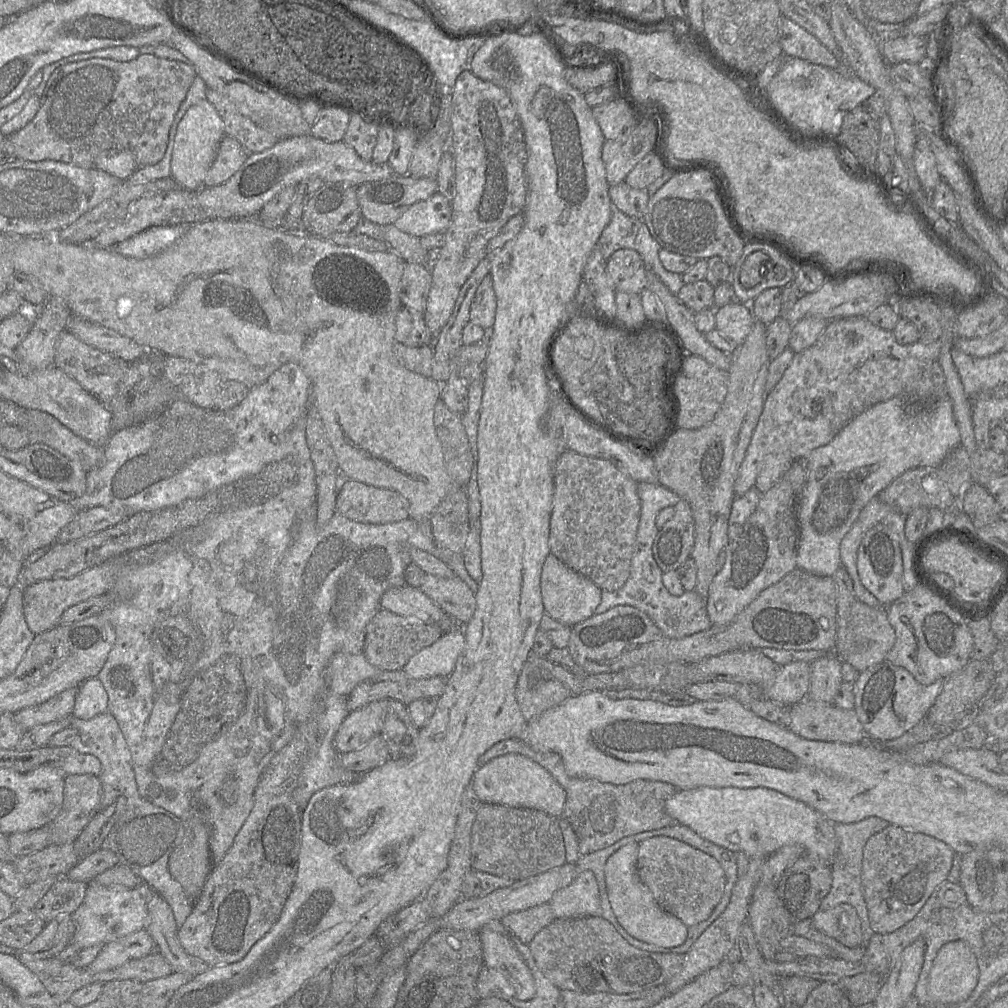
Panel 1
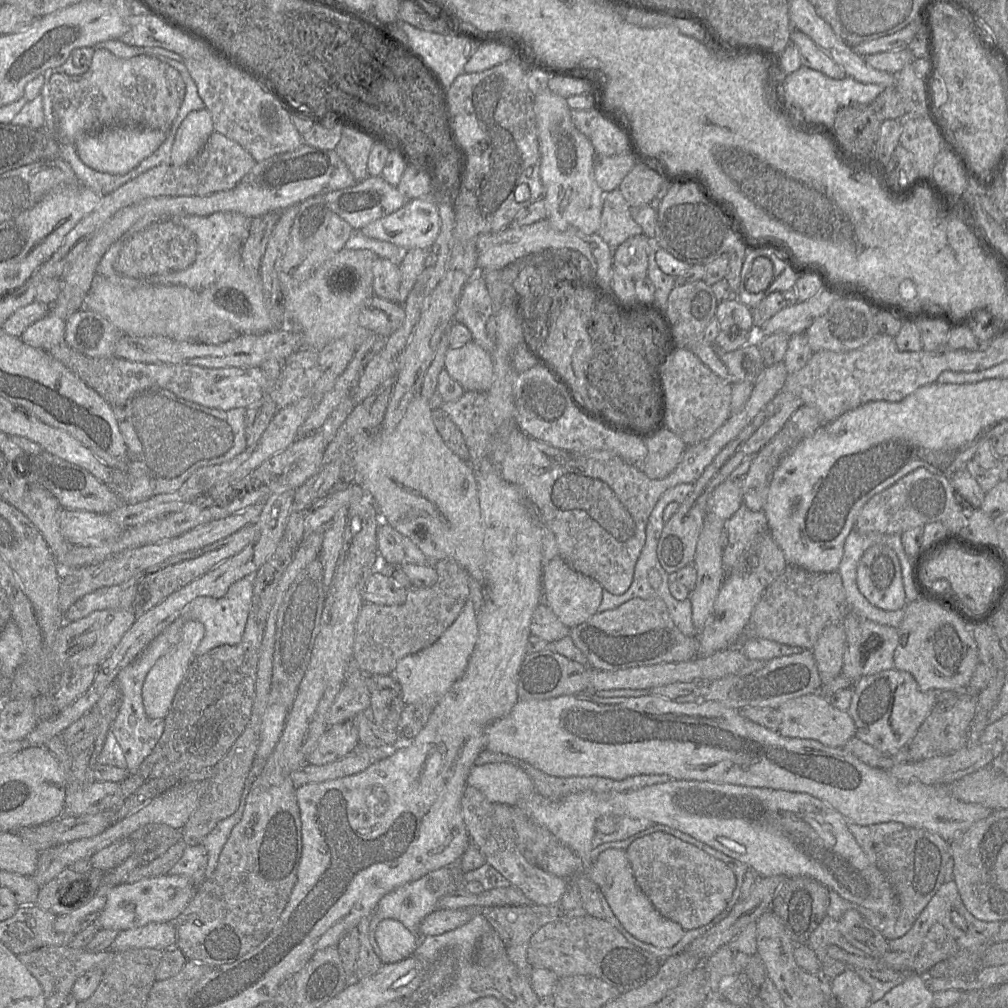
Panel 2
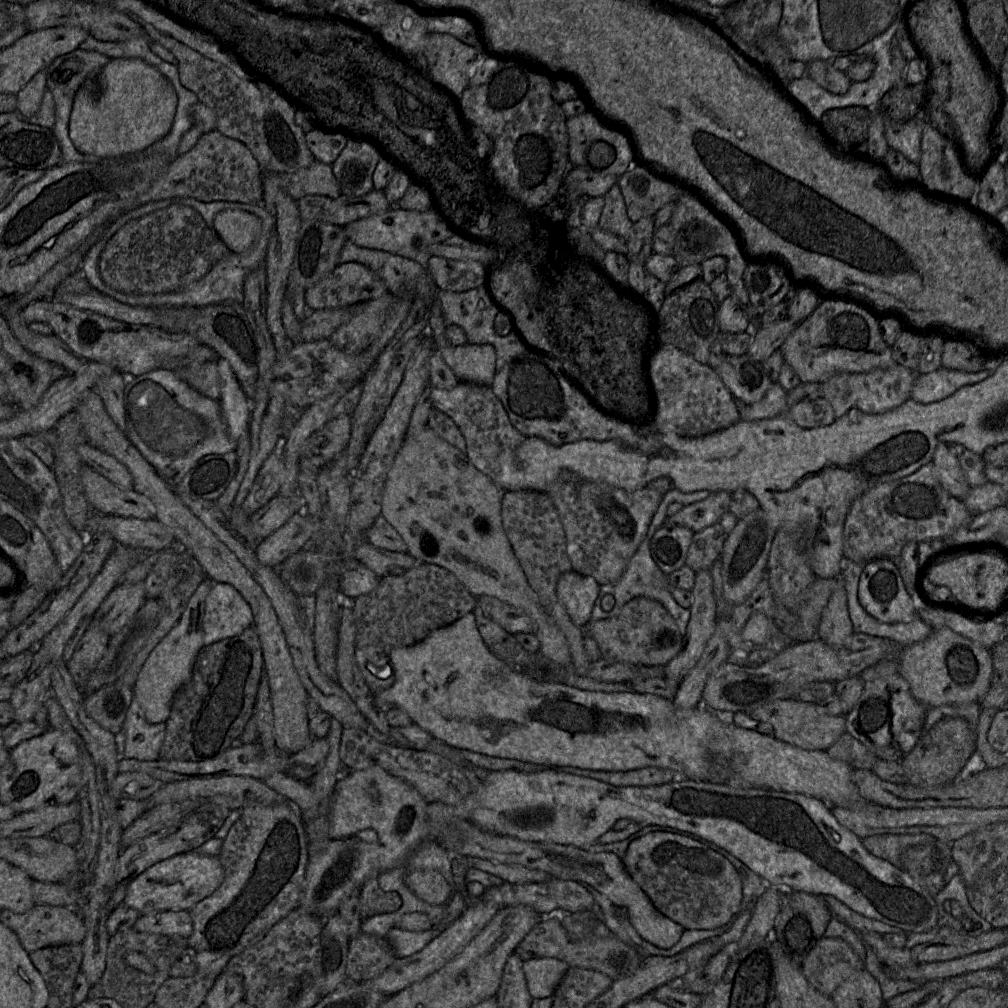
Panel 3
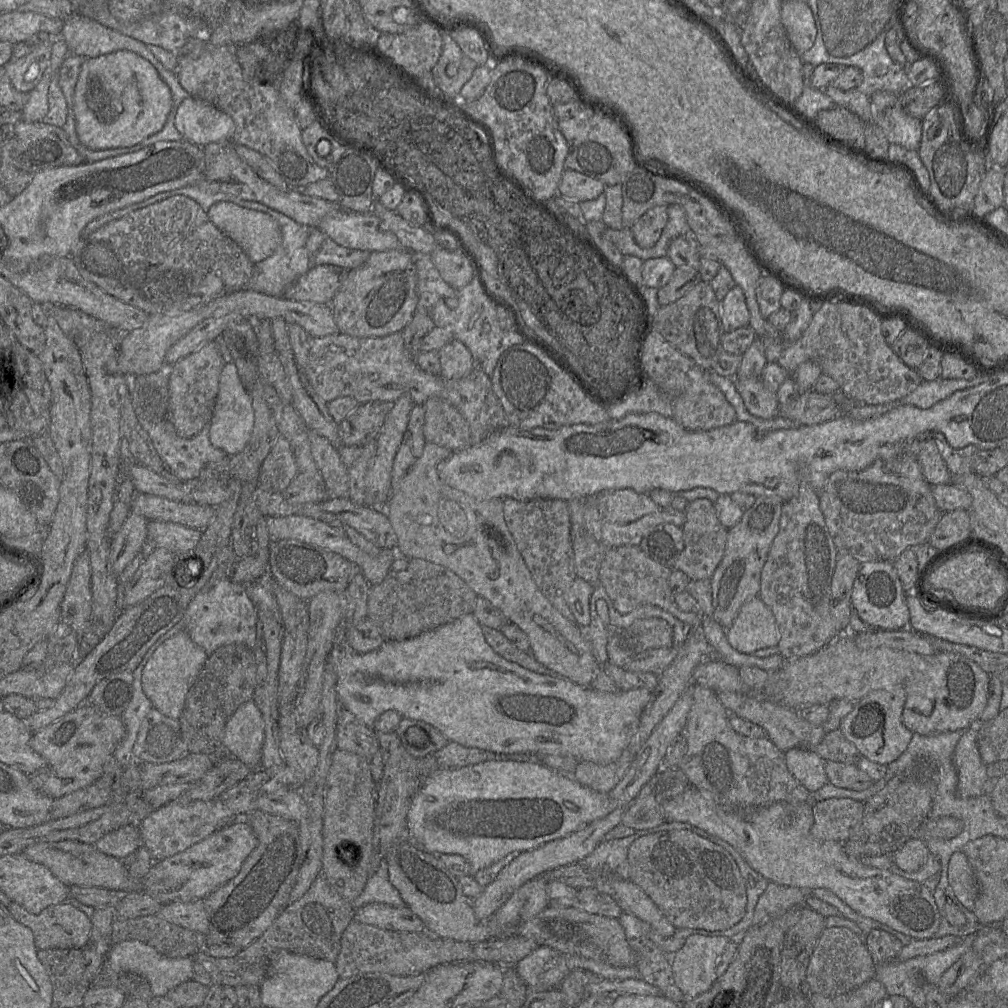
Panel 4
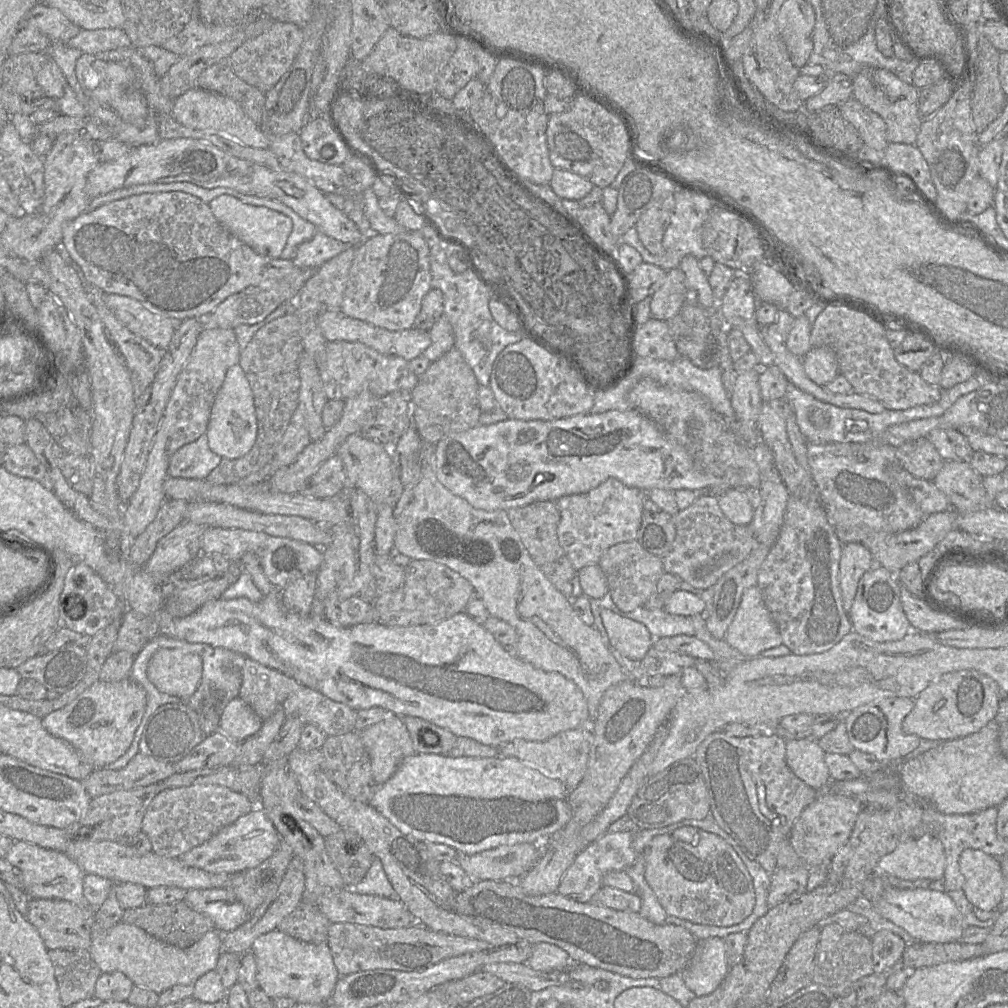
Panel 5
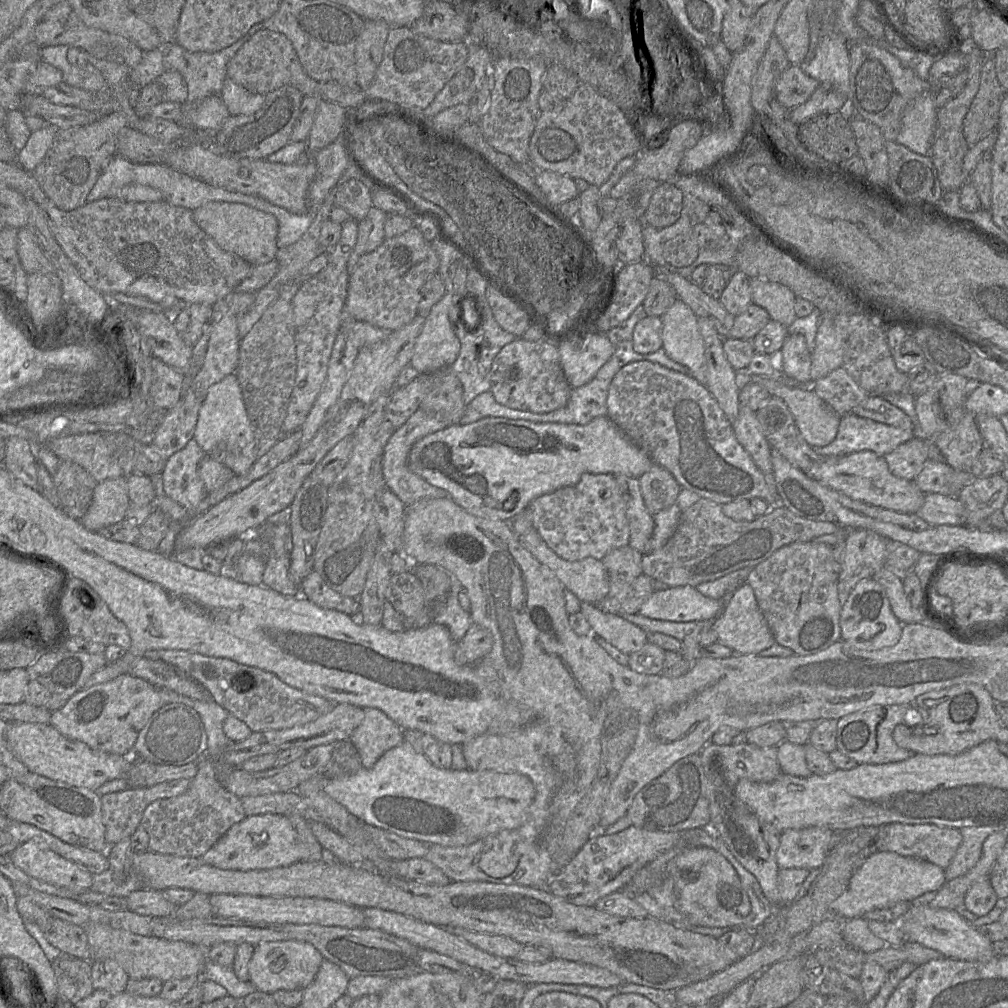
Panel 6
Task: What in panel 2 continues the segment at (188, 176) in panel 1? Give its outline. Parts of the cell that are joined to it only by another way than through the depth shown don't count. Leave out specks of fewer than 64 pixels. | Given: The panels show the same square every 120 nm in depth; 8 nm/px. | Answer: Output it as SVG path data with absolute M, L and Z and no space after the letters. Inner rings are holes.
M205 107L190 112L176 131L171 150L171 164L188 164L214 132L211 113Z

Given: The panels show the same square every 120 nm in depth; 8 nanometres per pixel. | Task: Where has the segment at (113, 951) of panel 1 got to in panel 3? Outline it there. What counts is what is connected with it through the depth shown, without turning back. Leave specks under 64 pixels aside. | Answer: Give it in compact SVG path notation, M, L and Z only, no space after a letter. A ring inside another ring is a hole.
M169 910L141 915L133 928L138 932L179 935L187 939L193 933L193 922L189 910Z

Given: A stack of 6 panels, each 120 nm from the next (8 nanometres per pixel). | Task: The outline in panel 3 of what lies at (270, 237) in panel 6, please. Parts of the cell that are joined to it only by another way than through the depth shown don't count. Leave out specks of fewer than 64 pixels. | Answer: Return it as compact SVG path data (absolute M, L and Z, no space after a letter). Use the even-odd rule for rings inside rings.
M224 210L216 214L214 229L232 253L248 251L261 233L261 220L241 210Z

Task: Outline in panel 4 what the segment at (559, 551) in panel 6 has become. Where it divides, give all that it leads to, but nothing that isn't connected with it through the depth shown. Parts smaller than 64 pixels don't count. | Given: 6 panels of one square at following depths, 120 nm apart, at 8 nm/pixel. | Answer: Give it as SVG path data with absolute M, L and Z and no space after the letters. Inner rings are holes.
M614 489L601 491L571 502L572 535L591 534L607 548L620 545L639 546L647 532L660 524L671 523L682 527L686 521L685 511L657 505L649 494L632 489Z

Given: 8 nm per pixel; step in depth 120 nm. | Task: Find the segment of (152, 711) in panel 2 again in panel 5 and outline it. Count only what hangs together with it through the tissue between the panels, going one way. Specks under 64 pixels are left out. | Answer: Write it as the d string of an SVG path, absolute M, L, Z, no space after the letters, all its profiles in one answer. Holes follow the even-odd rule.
M179 649L159 650L148 667L148 678L160 692L183 700L194 694L201 674L201 658Z

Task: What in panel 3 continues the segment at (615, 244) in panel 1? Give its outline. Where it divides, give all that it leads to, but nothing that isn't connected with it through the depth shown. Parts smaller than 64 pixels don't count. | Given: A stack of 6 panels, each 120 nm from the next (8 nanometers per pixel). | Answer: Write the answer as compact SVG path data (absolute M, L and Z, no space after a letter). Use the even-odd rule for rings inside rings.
M615 183L603 197L604 206L598 227L619 237L627 237L633 222L627 216L625 201L618 183Z

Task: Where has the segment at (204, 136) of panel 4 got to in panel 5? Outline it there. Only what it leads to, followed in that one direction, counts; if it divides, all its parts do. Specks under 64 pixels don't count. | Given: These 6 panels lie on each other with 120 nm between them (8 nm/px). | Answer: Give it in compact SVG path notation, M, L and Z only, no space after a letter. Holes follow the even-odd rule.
M190 88L172 99L171 116L179 124L196 130L213 130L230 136L240 144L253 148L267 148L271 136L264 133L232 99L209 90Z

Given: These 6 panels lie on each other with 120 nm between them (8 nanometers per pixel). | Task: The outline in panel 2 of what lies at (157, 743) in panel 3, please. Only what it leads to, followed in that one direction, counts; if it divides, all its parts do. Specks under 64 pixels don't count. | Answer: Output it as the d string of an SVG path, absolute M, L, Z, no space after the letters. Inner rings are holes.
M179 616L171 622L158 636L156 636L130 664L122 668L115 681L118 685L121 698L114 720L111 723L113 730L127 761L127 770L135 774L143 761L148 757L165 730L165 719L151 719L145 713L142 687L144 680L155 662L168 653L181 639L182 628L186 622Z

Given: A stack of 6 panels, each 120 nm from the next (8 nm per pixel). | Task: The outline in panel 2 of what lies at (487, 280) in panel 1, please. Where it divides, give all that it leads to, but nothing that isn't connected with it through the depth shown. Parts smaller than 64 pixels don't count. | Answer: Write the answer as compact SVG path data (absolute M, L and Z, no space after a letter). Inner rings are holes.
M480 268L475 270L474 276L467 282L462 290L453 321L465 325L472 334L472 341L491 353L494 347L494 341L487 336L486 324L488 319L493 315L493 301L487 284L482 277L484 272L478 271L478 269Z

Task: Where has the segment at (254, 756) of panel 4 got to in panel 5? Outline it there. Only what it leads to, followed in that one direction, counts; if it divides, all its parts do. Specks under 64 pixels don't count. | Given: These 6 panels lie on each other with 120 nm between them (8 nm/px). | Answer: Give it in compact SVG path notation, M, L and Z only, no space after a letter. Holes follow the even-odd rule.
M239 697L232 699L223 709L220 731L235 741L245 741L262 727L263 720Z

